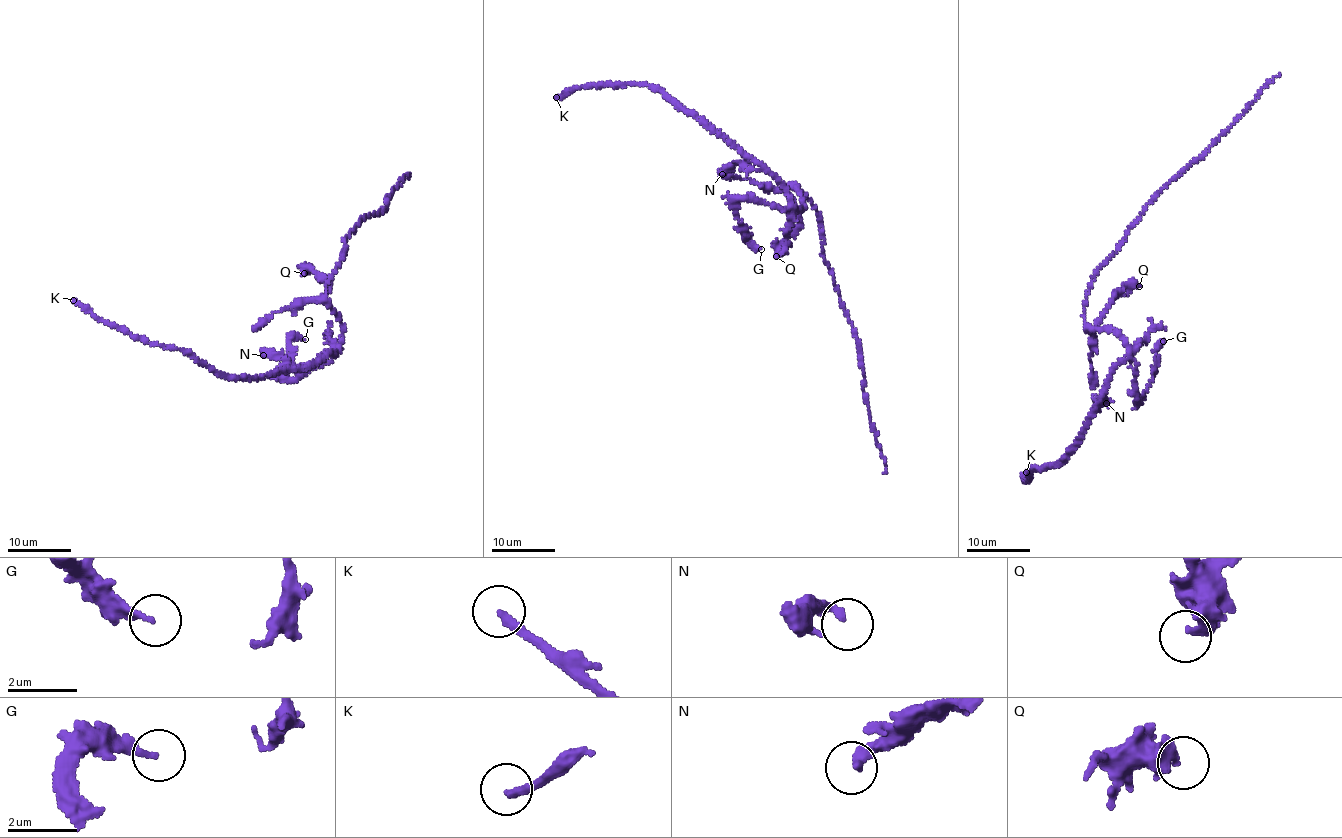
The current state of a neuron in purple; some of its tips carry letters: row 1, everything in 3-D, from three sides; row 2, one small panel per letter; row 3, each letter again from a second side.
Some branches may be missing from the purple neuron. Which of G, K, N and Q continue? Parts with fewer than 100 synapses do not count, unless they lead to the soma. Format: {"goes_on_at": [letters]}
{"goes_on_at": []}

